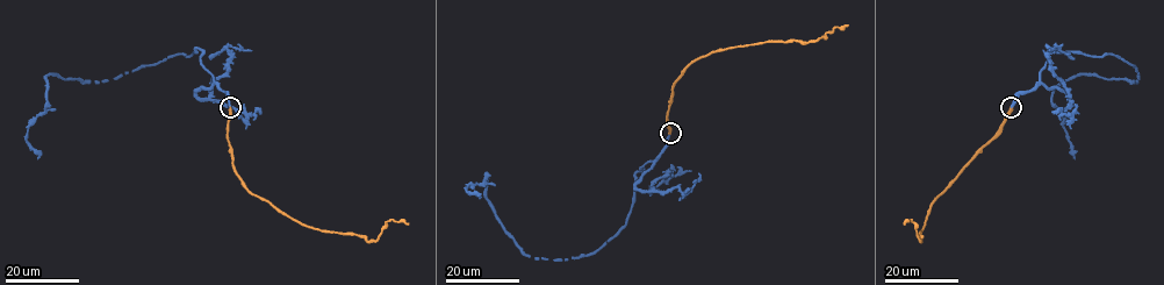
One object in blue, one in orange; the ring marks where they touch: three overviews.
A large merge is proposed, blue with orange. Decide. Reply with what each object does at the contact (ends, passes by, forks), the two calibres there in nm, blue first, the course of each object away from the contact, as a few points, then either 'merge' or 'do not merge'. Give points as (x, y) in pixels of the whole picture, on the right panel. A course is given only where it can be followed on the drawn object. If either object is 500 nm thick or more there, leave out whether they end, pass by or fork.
blue ends; orange ends; calibres 320 and 400 nm; course blue (1011, 107), (1051, 48), (1134, 65), (1136, 82), (1079, 75), (1054, 88), (1075, 159); course orange (1011, 107), (998, 133), (934, 200), (920, 232), (920, 242), (911, 220), (904, 225); merge

